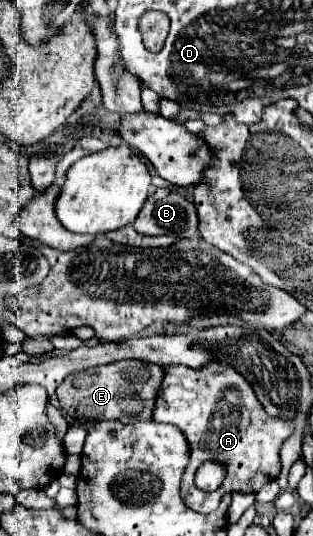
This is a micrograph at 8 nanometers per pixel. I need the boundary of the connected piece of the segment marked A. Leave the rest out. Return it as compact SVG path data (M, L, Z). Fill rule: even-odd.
M210 364L202 372L192 372L190 368L166 368L166 376L162 382L162 390L158 392L158 400L154 406L154 420L162 424L174 424L182 430L190 444L190 464L184 470L180 494L182 500L200 514L210 514L218 508L222 494L226 492L258 492L262 484L274 480L280 474L280 448L284 440L290 436L290 428L282 420L270 420L266 416L262 404L254 396L250 384L232 368L222 364ZM206 460L216 460L226 466L226 478L216 492L204 492L194 484L194 476L200 464Z

